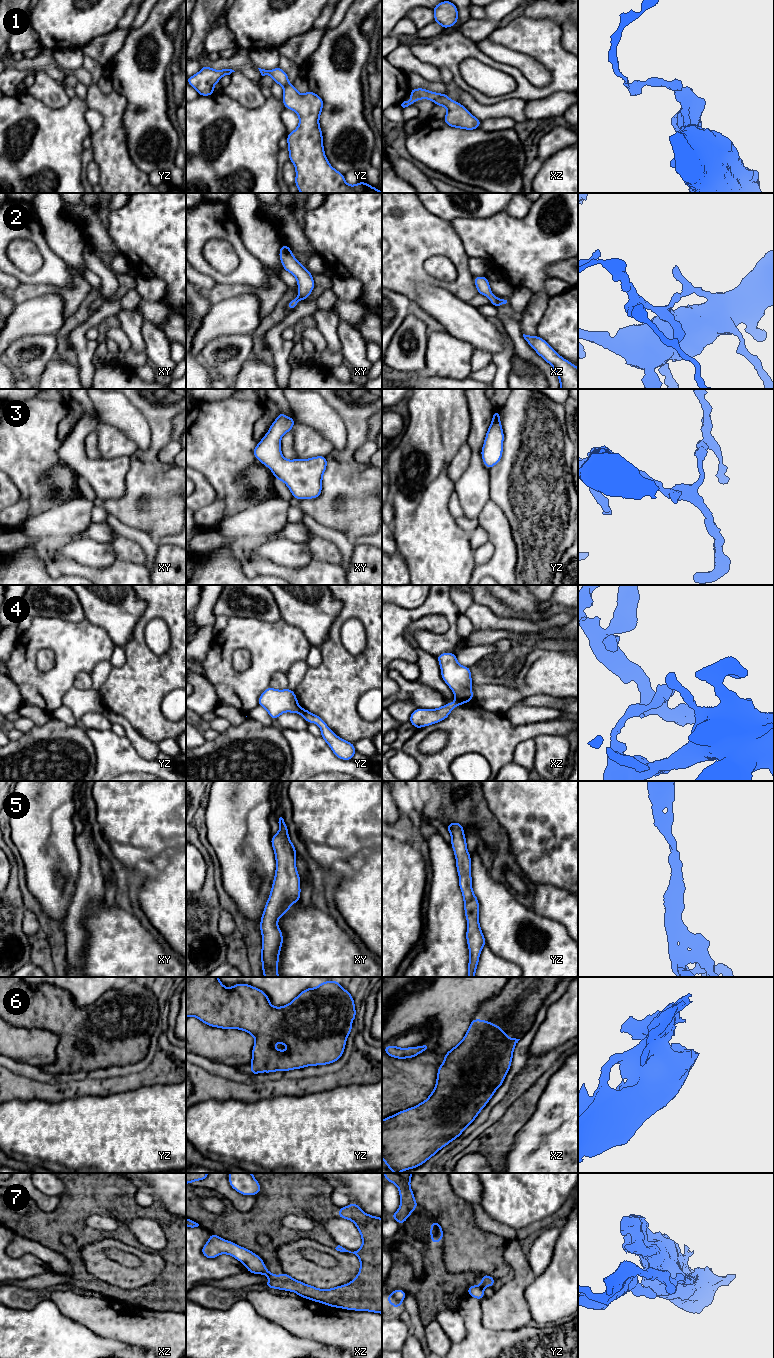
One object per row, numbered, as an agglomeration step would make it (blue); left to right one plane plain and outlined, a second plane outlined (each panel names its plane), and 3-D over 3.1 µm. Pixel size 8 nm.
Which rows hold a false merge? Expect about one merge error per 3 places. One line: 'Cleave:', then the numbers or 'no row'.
Cleave: 1, 4, 7

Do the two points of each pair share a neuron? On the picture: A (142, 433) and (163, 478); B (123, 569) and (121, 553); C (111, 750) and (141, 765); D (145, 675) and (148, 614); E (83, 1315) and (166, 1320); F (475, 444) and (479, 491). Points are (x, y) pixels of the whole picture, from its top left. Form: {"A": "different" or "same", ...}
{"A": "different", "B": "different", "C": "same", "D": "same", "E": "same", "F": "same"}

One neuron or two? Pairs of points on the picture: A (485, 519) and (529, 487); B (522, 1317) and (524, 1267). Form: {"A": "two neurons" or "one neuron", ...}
{"A": "two neurons", "B": "one neuron"}

